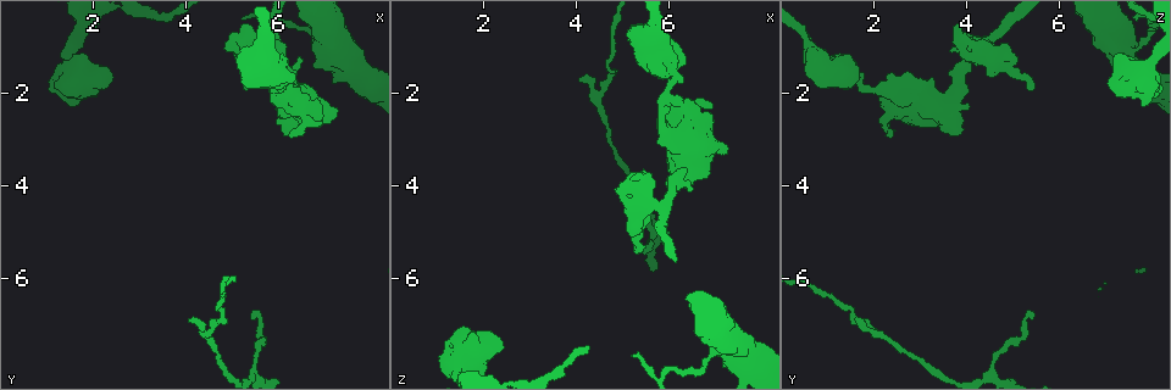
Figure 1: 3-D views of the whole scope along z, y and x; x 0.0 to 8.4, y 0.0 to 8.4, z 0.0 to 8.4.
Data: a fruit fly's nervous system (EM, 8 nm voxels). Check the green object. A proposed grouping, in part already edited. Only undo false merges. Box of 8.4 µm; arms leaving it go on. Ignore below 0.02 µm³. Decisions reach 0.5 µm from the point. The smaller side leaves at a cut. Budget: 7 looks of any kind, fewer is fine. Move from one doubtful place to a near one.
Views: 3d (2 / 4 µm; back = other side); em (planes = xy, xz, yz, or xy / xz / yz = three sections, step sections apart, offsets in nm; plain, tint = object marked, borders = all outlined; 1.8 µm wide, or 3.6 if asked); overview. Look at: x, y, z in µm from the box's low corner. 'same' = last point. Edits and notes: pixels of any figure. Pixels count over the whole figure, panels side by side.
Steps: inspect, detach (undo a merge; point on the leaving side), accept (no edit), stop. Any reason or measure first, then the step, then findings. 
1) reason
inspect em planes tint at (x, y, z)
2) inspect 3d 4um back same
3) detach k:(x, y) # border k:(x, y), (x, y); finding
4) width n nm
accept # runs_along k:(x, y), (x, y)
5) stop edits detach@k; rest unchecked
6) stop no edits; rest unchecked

calibre changes
inspect 3d 4um at (1.55, 1.75, 7.75)

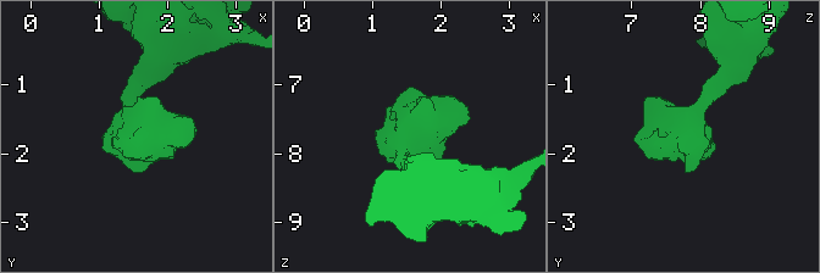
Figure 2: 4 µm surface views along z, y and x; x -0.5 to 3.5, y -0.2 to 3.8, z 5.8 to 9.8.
inspect em 3.6um xy step 8 tint at (1.55, 1.75, 7.80)

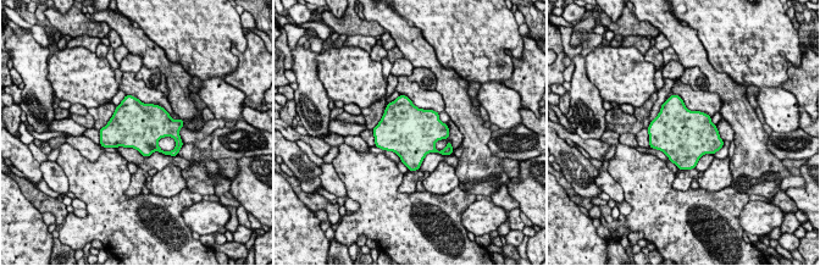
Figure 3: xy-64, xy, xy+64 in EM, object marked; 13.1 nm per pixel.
width 600 nm
accept # one cell here

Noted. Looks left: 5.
sharp bend
inspect em planes tint at (5.40, 1.15, 4.40)

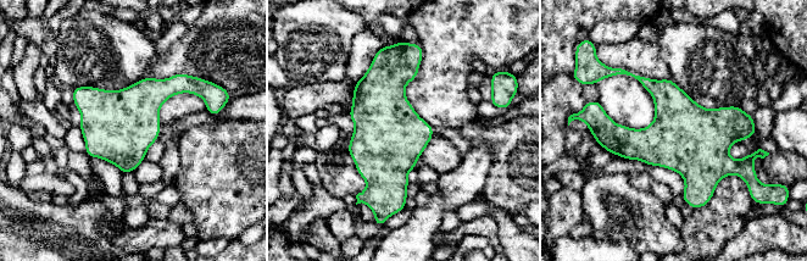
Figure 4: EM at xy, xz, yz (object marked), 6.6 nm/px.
accept # one cell here

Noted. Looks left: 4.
sharp bend
inspect em xz step 4 tint at (4.70, 6.90, 1.75)

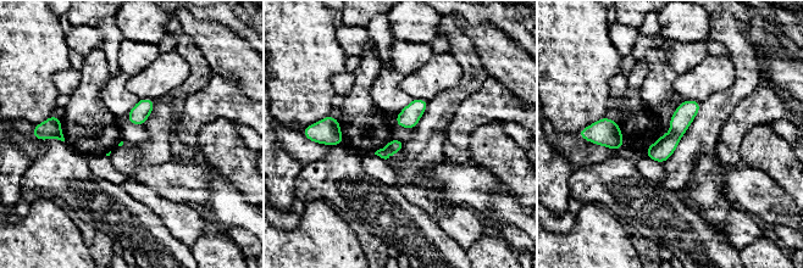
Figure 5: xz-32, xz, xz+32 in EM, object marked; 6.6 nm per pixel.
another direction
inspect em planes borders same

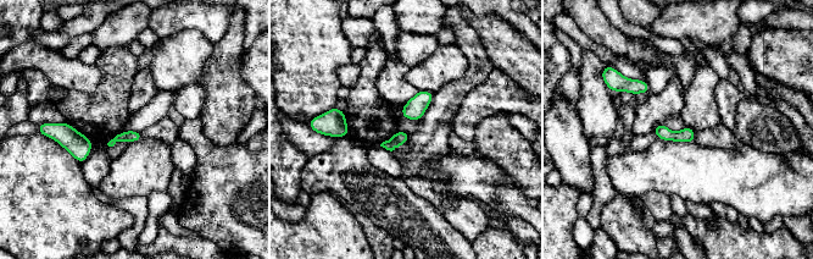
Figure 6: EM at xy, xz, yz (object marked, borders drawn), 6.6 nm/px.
accept # continuous, no second cell

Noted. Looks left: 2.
stop no edits; rest unchecked

